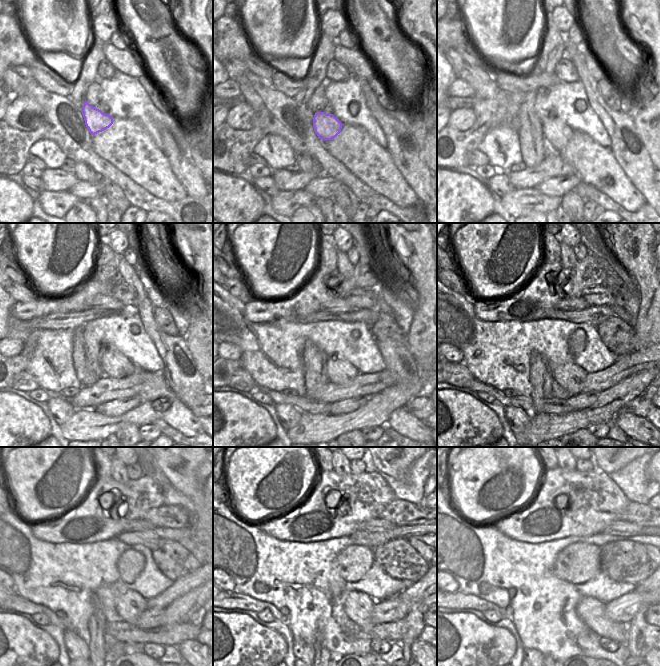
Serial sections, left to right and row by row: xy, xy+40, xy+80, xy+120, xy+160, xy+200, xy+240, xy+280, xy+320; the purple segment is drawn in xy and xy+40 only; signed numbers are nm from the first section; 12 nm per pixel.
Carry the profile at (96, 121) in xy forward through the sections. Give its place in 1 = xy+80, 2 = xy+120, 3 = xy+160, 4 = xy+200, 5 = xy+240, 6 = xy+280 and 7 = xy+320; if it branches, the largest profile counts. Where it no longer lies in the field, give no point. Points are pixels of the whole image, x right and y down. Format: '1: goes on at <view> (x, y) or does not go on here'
1: goes on at xy+80 (556, 131)
2: goes on at xy+120 (114, 364)
3: goes on at xy+160 (340, 372)
4: goes on at xy+200 (570, 376)
5: goes on at xy+240 (130, 605)
6: goes on at xy+280 (358, 606)
7: goes on at xy+320 (591, 611)

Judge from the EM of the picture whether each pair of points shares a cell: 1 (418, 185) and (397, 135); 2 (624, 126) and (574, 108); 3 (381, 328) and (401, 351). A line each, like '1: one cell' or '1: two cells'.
1: one cell
2: two cells
3: two cells

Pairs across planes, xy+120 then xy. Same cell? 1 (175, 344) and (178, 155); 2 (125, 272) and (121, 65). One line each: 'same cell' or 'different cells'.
1: same cell
2: same cell

